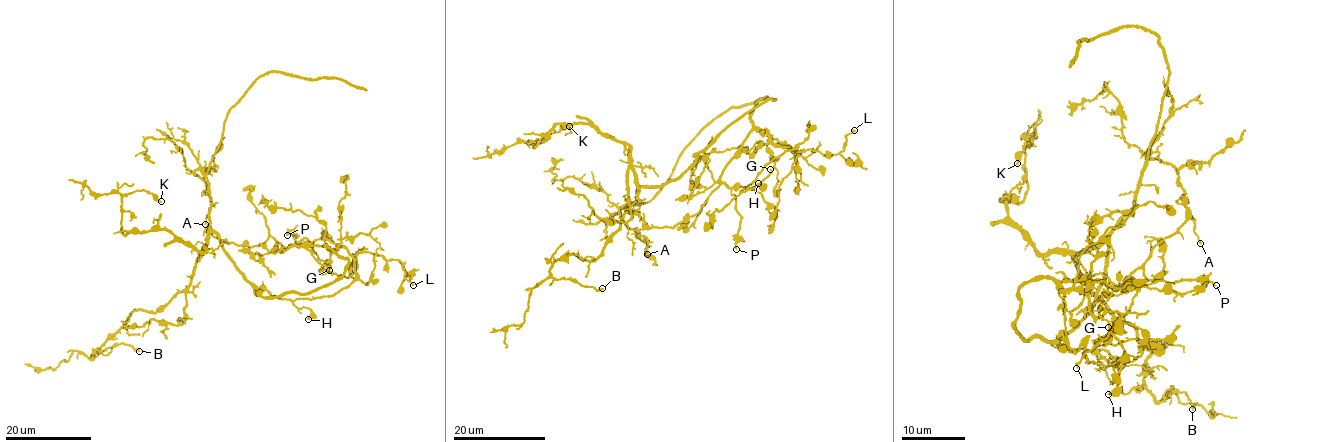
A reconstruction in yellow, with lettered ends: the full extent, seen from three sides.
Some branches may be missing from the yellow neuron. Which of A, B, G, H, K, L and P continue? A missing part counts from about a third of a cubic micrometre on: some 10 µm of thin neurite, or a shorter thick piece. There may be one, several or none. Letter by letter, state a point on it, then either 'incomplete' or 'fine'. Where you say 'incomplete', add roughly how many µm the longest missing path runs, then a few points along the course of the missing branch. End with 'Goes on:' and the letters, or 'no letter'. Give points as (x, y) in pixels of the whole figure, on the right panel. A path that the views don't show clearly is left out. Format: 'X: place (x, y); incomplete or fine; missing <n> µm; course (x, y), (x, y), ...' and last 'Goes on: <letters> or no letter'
A: place (1200, 243); fine
B: place (1192, 409); fine
G: place (1108, 327); fine
H: place (1108, 394); fine
K: place (1017, 163); incomplete; missing 30 µm
L: place (1076, 368); fine
P: place (1216, 285); fine
Goes on: K

